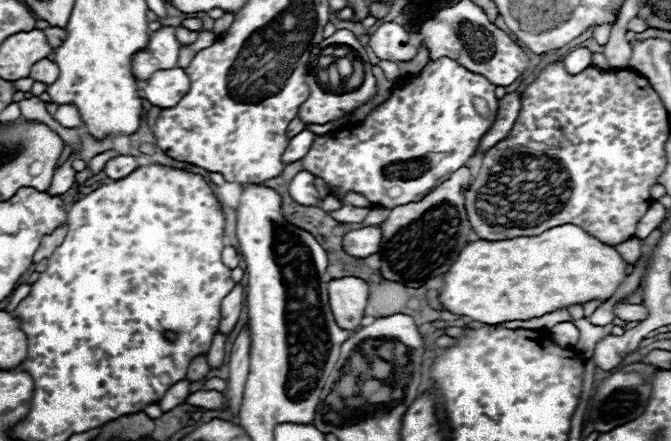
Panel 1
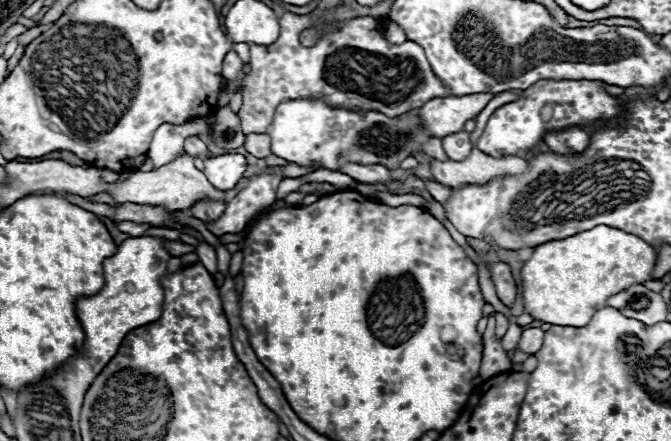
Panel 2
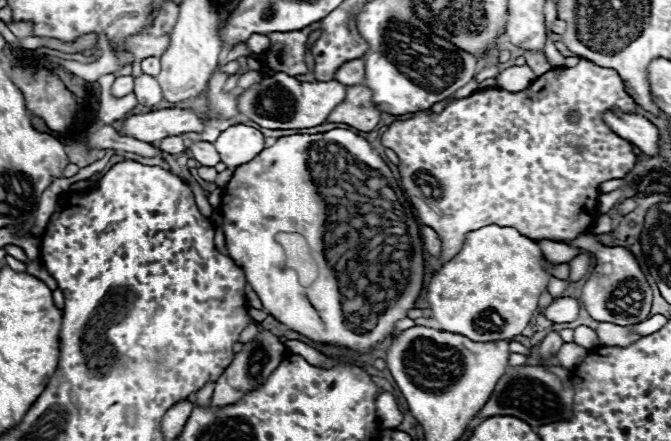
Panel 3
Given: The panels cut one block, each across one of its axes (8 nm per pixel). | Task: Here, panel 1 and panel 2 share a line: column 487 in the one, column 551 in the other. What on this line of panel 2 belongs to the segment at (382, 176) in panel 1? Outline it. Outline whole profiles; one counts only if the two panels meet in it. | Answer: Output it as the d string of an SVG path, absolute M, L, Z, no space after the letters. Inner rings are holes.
M540 80L530 88L522 90L516 102L500 106L490 118L476 142L476 148L486 152L492 158L502 156L520 156L530 154L536 150L538 142L552 132L552 130L566 130L566 128L584 128L598 120L612 120L624 112L624 102L618 96L606 92L606 84L598 80ZM544 104L554 104L554 114L548 122L540 118L540 110Z

